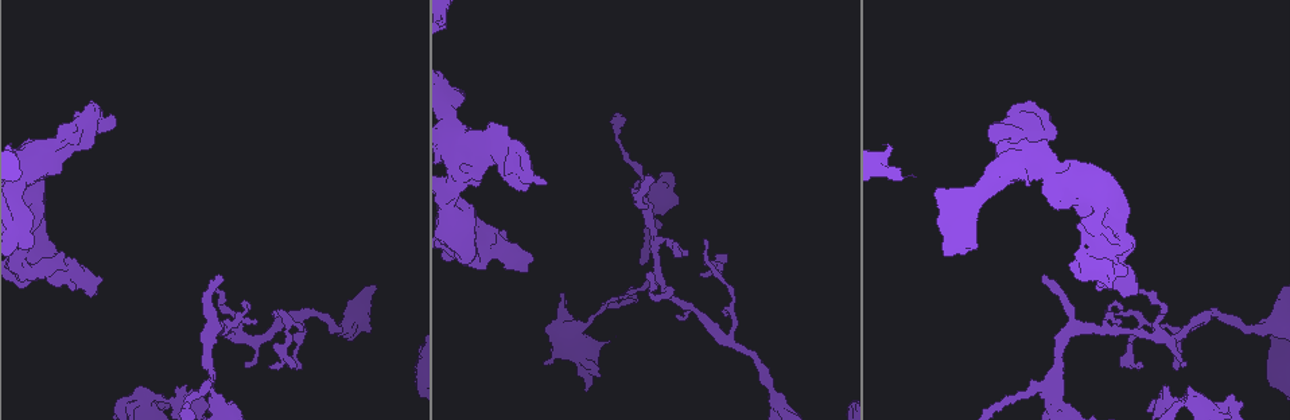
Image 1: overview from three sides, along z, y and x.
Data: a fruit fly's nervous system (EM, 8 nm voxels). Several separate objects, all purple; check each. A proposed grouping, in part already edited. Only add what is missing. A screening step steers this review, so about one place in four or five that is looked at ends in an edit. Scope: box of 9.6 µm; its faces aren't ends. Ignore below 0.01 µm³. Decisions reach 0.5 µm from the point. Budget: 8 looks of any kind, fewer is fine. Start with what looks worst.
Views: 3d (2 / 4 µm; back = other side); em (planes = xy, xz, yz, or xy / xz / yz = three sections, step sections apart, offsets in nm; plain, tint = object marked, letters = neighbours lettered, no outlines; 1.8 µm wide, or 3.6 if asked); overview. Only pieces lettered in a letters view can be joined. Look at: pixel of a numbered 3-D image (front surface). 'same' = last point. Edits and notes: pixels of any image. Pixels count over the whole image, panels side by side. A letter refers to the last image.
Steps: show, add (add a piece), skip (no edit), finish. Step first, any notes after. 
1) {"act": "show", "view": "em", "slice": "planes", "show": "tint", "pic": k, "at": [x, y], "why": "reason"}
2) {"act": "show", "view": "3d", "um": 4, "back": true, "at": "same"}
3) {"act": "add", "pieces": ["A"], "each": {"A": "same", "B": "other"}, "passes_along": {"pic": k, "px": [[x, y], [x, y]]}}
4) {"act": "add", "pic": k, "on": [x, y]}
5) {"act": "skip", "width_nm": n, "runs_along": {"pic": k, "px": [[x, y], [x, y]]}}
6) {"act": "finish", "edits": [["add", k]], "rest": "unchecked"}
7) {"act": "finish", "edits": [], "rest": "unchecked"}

{"act": "show", "view": "3d", "um": 4, "pic": 1, "at": [570, 332], "why": "arms run side by side"}

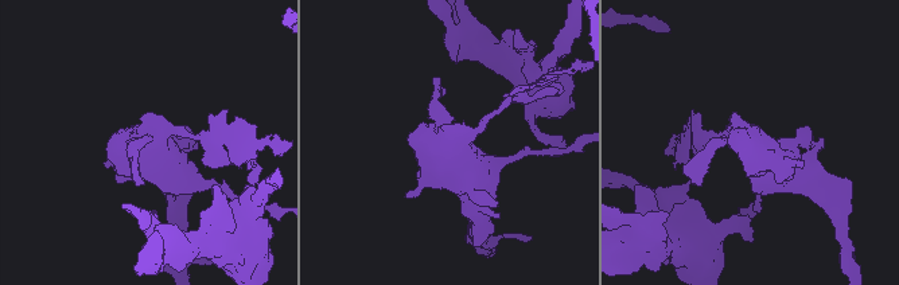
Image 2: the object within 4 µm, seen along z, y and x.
{"act": "show", "view": "em", "um": 3.6, "slice": "planes", "show": "letters", "pic": 2, "at": [156, 135]}

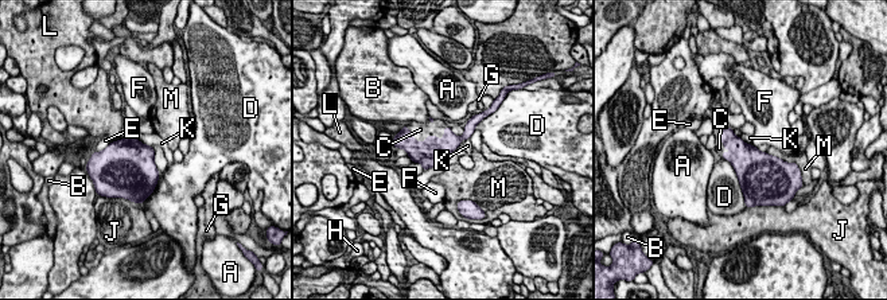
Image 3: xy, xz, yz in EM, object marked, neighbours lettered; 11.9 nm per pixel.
{"act": "add", "pieces": ["C"], "each": {"A": "other", "B": "other", "C": "same", "D": "other", "E": "other", "F": "other", "G": "other", "H": "other", "J": "other", "K": "other", "L": "other", "M": "other"}, "passes_along": {"pic": 3, "px": [[434, 152], [427, 136], [420, 129]]}, "found": "the cell continues"}

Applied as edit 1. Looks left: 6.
{"act": "show", "view": "em", "slice": "xy", "step": 8, "show": "tint", "pic": 1, "at": [1105, 332]}

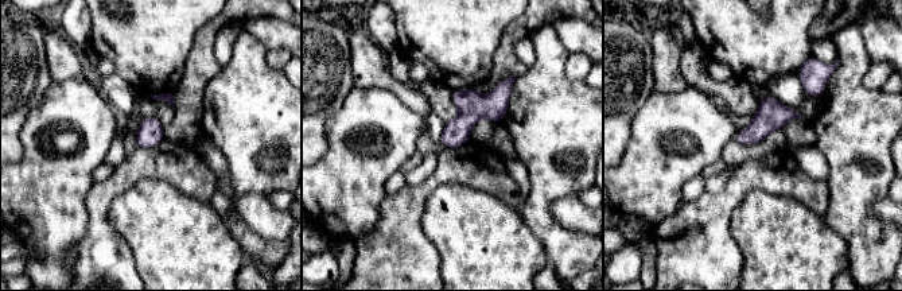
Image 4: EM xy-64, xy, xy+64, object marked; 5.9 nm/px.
{"act": "show", "view": "em", "slice": "planes", "show": "letters", "at": "same"}

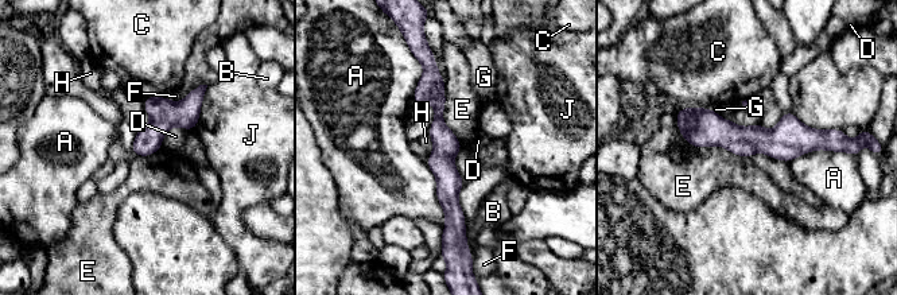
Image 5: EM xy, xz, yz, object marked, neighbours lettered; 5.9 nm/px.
{"act": "skip", "longest_contact_nm": ["E", 550], "each": {"A": "other", "B": "other", "C": "other", "D": "other", "E": "other", "F": "other", "G": "other", "H": "other", "J": "other"}, "runs_along": {"pic": 5, "px": [[431, 69], [453, 229]]}, "found": "no lettered piece goes on from it"}

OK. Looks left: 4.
{"act": "show", "view": "3d", "um": 2, "pic": 1, "at": [506, 233], "why": "free end"}

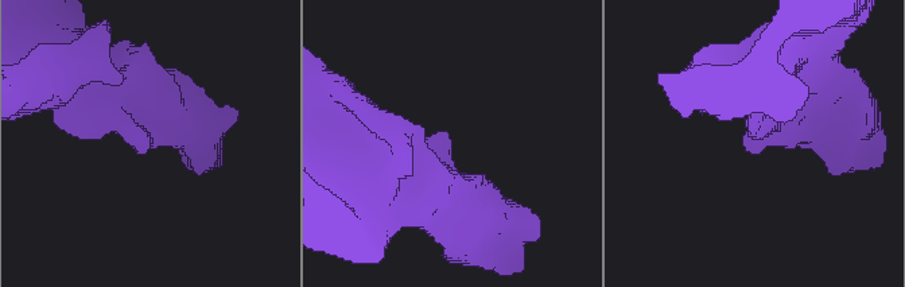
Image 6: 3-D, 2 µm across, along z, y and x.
{"act": "show", "view": "em", "slice": "yz", "step": 4, "show": "tint", "pic": 6, "at": [747, 147], "why": "shape alone is not enough"}

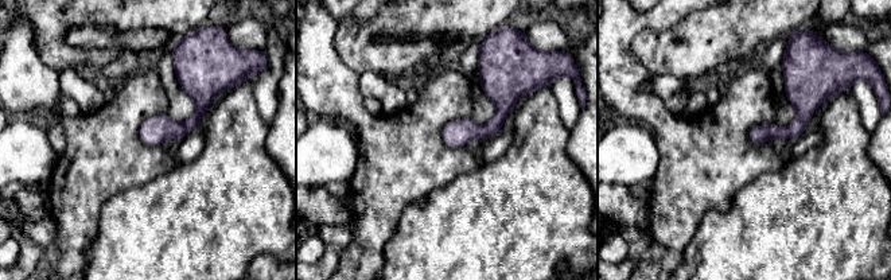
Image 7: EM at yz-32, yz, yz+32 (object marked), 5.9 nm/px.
{"act": "show", "view": "em", "slice": "planes", "show": "letters", "at": "same", "why": "cut it another way"}

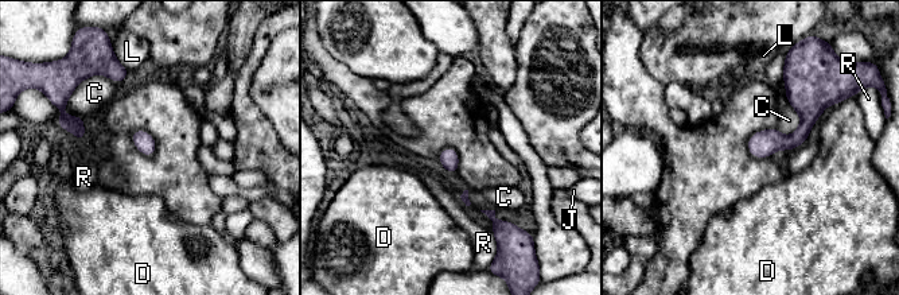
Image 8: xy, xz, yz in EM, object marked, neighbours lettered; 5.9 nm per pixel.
{"act": "skip", "each": {"C": "other", "D": "other", "J": "other", "L": "other", "R": "other"}, "runs_along": {"pic": 8, "px": [[794, 82], [804, 129], [757, 154]]}, "found": "none of them fits"}

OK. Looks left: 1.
{"act": "show", "view": "em", "slice": "planes", "show": "letters", "pic": 1, "at": [530, 178], "why": "thick turns thin"}

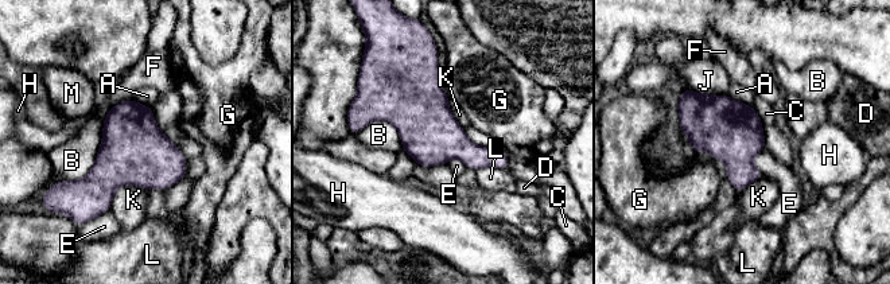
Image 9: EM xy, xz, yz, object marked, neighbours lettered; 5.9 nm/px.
{"act": "skip", "each": {"A": "other", "B": "other", "C": "other", "D": "other", "E": "other", "F": "other", "G": "other", "H": "other", "J": "other", "K": "other", "L": "other", "M": "other"}, "border": {"pic": 9, "px": [[764, 148], [753, 164], [765, 175]]}, "found": "no lettered piece goes on from it"}

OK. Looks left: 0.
{"act": "finish", "edits": [["add", 3]], "rest": "unchecked"}

